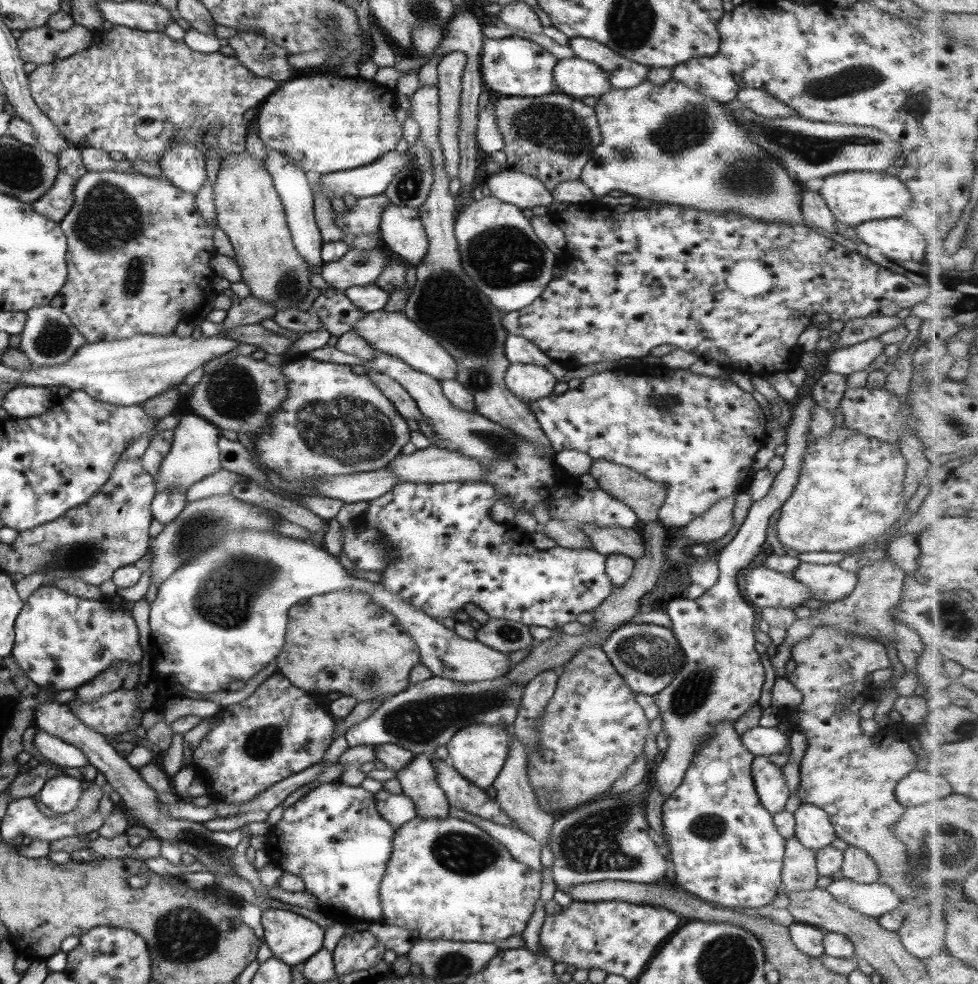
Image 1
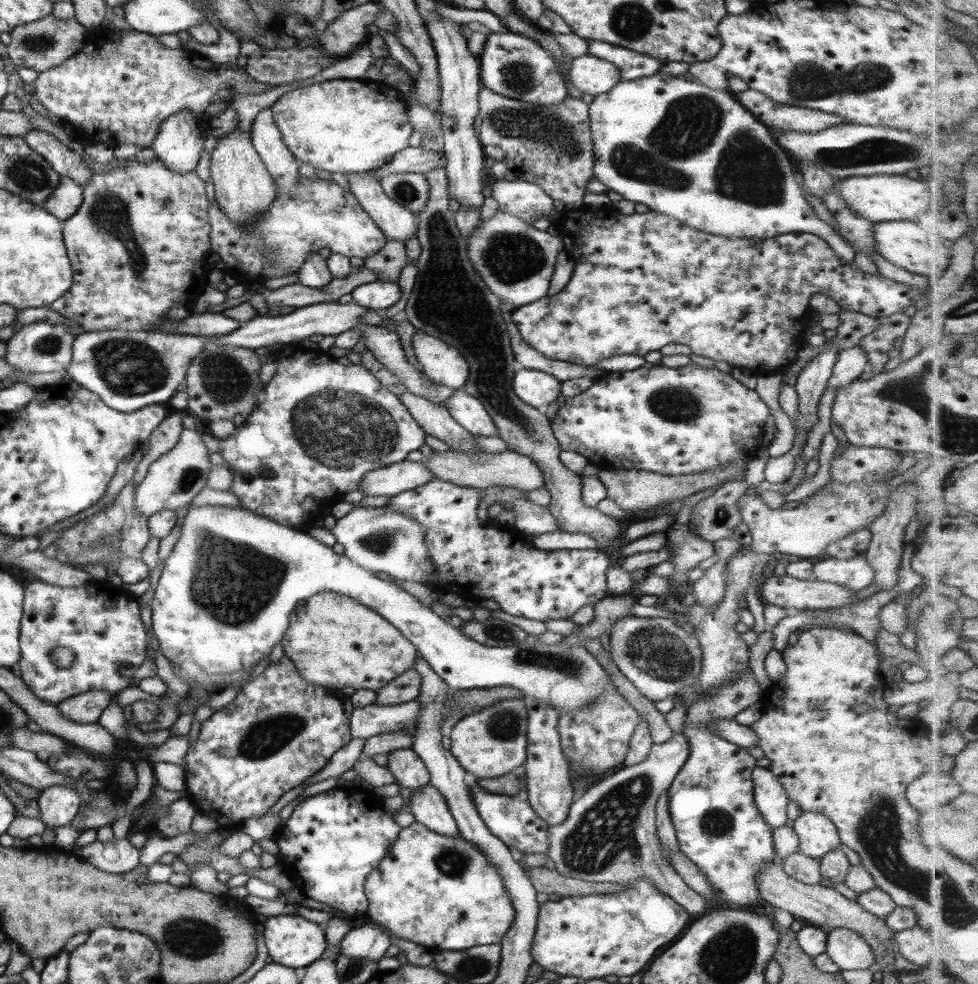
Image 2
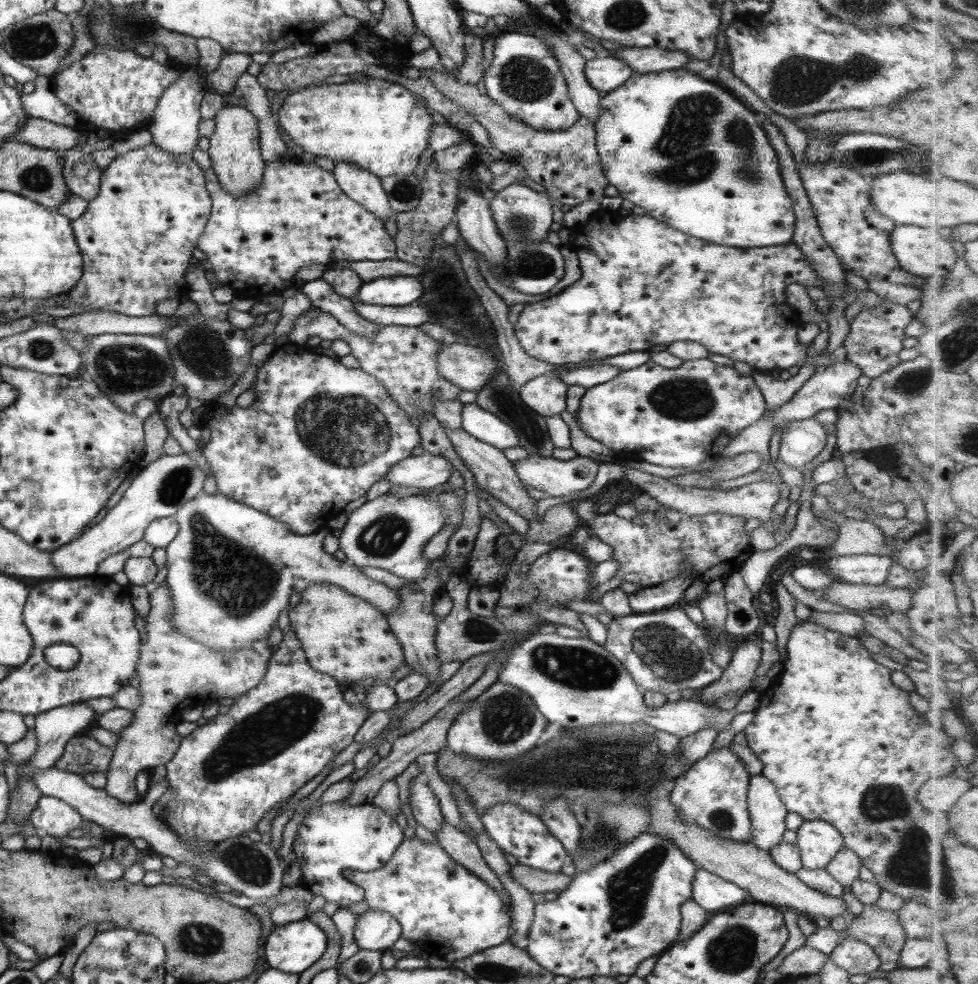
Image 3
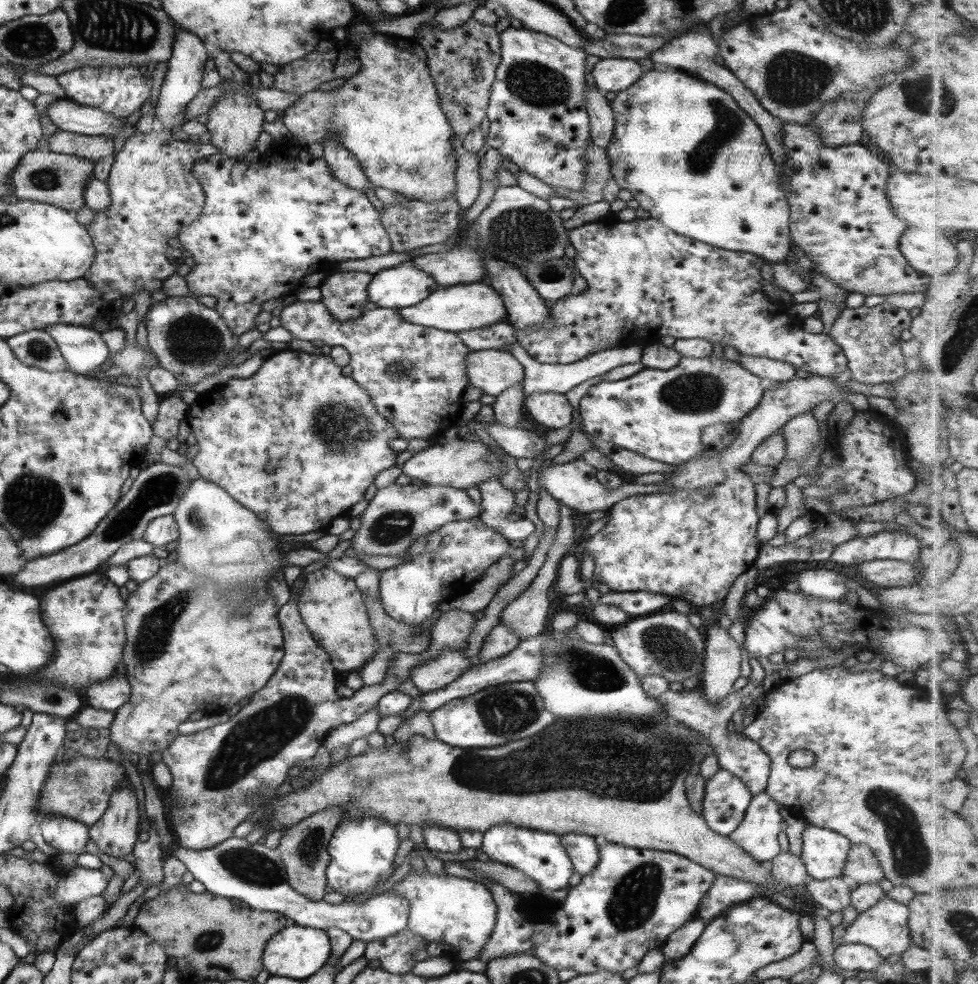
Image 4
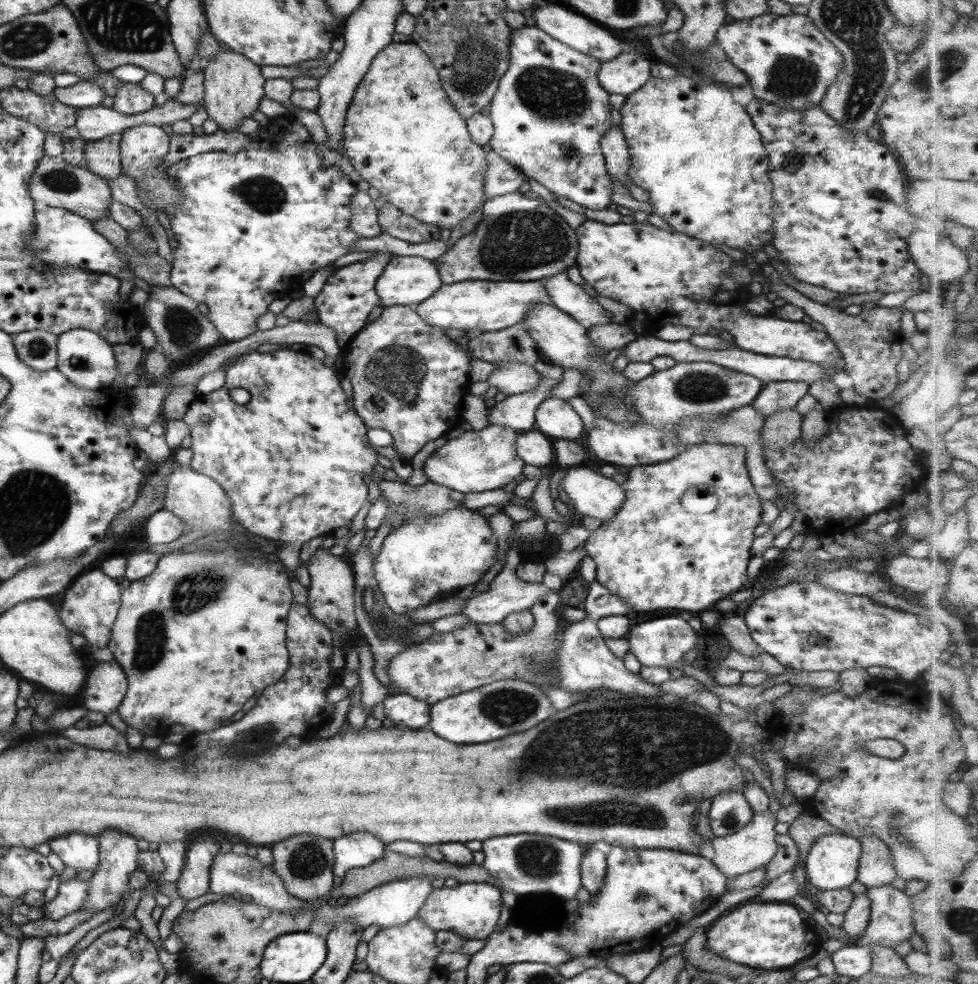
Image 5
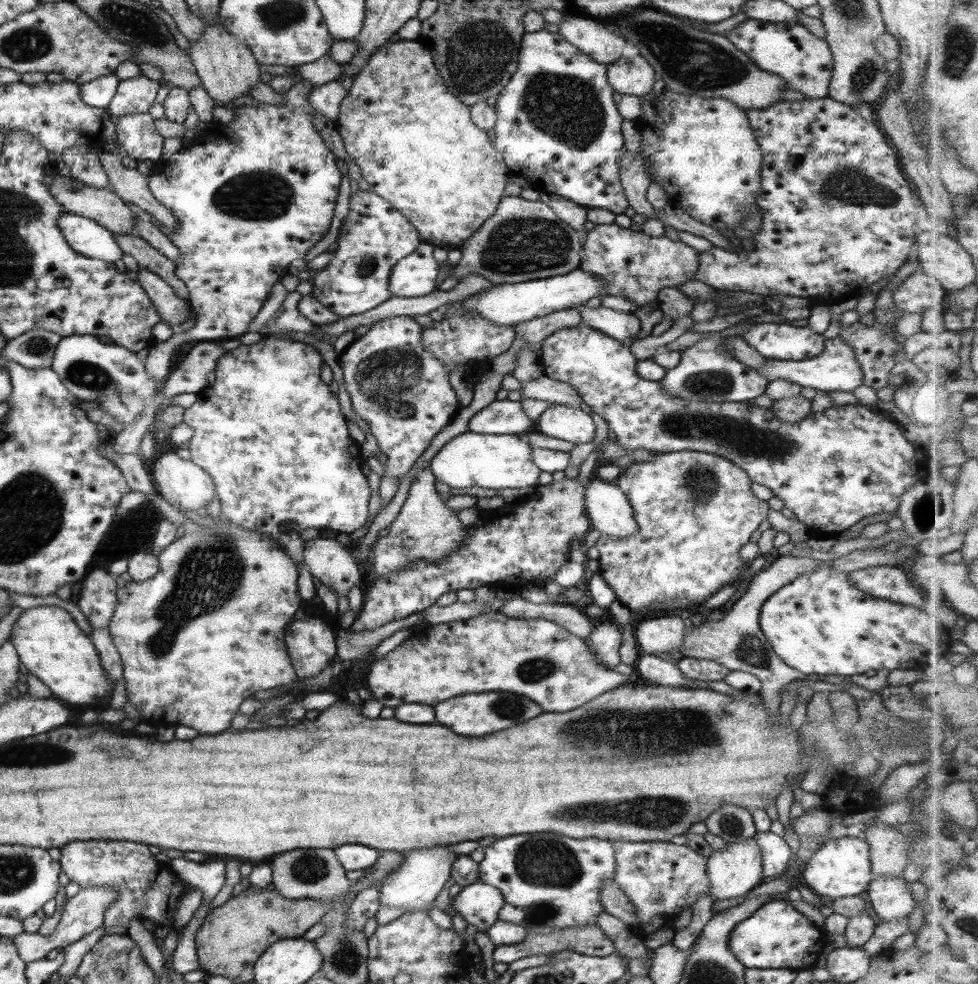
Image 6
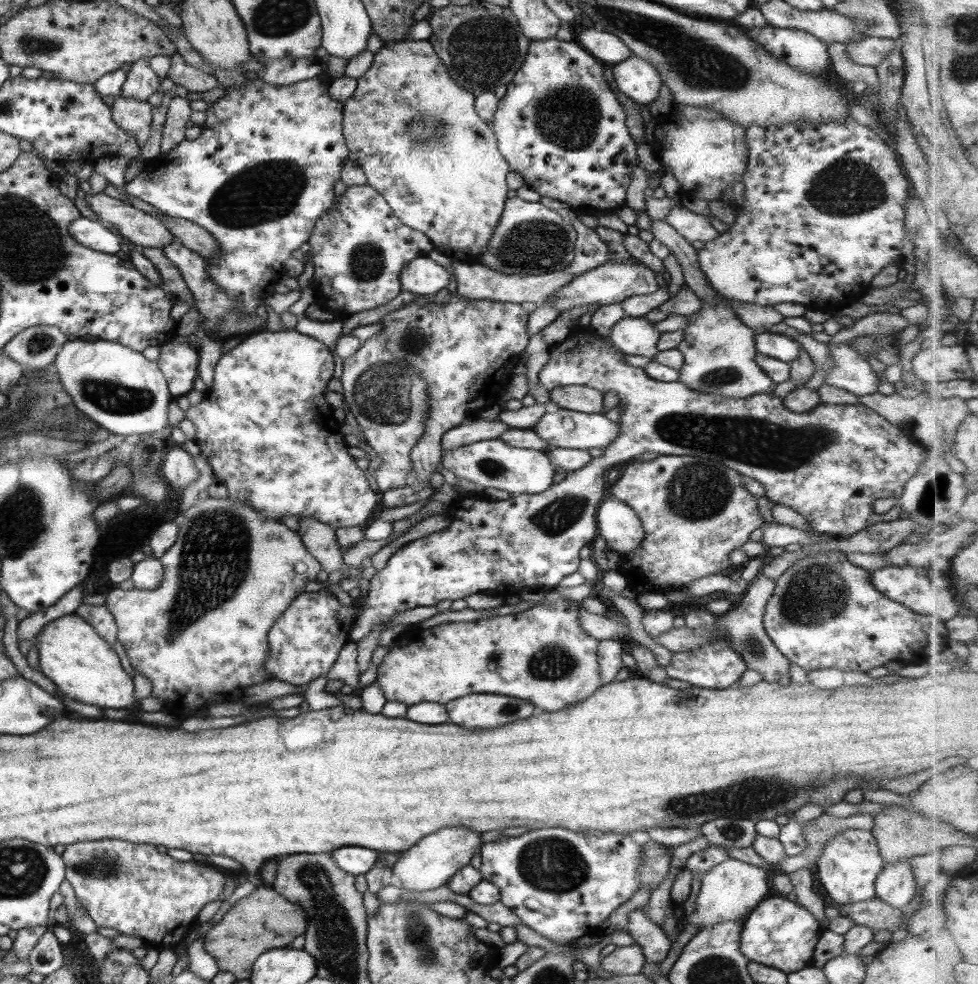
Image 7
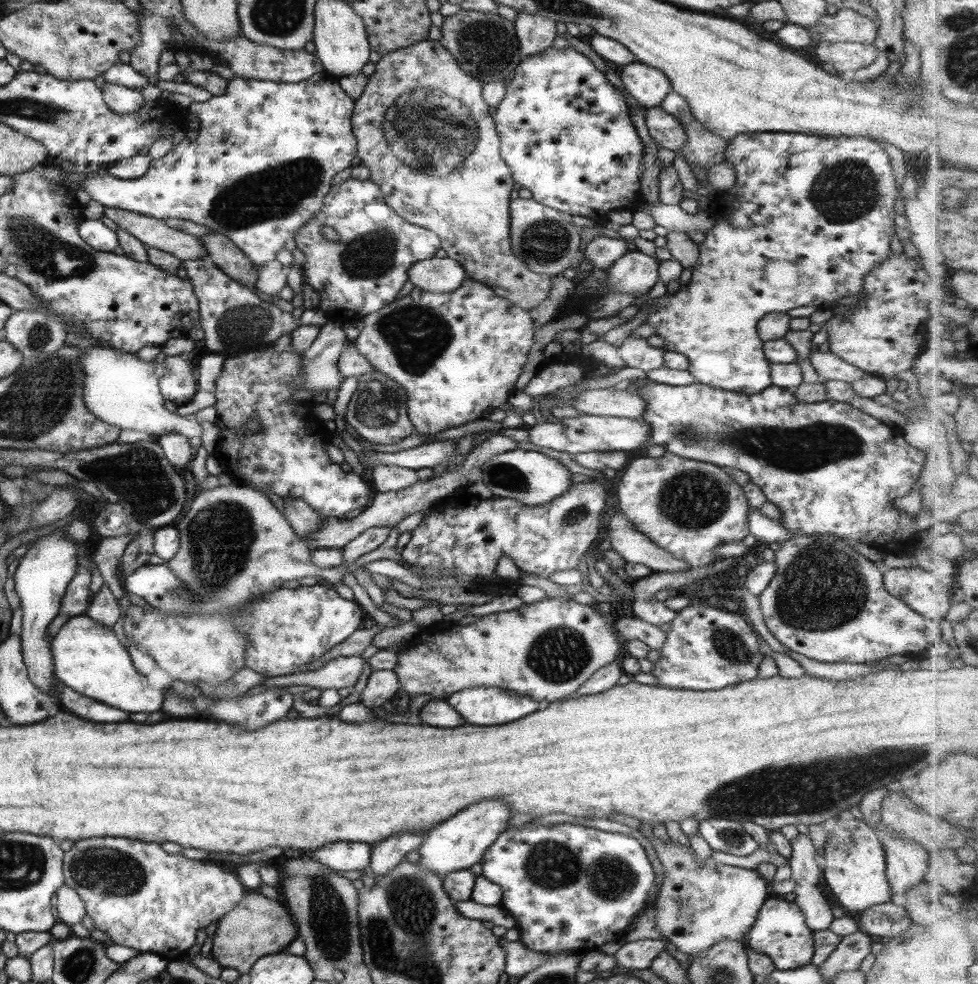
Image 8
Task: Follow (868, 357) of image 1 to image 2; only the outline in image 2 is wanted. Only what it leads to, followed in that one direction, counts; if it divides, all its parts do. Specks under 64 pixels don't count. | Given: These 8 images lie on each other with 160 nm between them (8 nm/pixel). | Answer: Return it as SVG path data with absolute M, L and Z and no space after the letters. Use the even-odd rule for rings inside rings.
M859 346L839 350L832 366L831 377L825 383L825 390L843 388L859 378L867 369L865 352Z

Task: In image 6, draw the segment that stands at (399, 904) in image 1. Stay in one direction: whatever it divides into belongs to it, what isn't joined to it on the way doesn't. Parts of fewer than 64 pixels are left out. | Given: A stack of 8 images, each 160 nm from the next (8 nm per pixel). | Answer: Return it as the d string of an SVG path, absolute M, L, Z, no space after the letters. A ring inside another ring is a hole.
M475 881L462 886L461 890L452 899L445 900L449 901L450 906L454 910L454 914L460 916L467 925L475 926L477 931L480 932L486 932L497 921L497 913L505 903L498 888L481 881Z

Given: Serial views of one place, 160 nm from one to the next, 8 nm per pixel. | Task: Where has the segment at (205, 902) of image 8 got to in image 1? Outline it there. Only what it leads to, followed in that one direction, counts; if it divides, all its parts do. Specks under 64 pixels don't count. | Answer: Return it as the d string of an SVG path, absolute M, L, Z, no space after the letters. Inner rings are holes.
M57 775L43 783L36 798L57 815L69 813L81 798L80 780L69 775Z

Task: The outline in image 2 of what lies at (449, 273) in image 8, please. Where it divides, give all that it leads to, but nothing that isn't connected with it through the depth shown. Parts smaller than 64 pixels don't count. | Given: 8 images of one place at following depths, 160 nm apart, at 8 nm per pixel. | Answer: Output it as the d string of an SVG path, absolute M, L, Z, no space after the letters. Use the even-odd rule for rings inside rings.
M373 281L356 286L350 292L352 302L363 309L380 311L397 302L401 296L400 288L395 282Z

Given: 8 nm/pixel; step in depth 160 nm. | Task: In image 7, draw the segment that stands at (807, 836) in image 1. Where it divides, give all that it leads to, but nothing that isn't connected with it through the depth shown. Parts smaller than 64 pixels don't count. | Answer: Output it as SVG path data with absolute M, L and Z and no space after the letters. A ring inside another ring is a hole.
M848 829L841 831L824 844L820 857L813 867L823 892L835 902L844 905L874 897L874 880L883 869L875 839L869 831Z

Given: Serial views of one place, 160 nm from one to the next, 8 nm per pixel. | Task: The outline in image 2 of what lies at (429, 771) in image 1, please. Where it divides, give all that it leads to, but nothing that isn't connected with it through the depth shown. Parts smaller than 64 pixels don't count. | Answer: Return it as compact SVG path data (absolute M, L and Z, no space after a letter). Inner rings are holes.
M427 783L427 786L413 791L408 810L414 822L427 830L445 838L461 838L445 800L431 784Z

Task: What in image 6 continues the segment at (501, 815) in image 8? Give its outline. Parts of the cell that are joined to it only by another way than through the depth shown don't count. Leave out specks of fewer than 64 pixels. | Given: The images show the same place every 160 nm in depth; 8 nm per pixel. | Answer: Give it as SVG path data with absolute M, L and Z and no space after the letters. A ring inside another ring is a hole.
M440 844L429 849L416 849L403 854L403 863L397 870L385 875L378 886L378 903L380 906L396 906L412 912L419 912L424 906L439 901L443 895L443 883L450 878L451 866L458 854L448 851L447 844Z

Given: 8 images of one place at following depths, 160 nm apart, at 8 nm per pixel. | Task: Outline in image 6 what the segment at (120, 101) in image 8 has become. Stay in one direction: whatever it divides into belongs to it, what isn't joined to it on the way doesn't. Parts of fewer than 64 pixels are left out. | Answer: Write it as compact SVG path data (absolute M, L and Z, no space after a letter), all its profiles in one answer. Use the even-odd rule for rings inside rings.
M148 113L119 116L114 127L116 142L129 158L156 163L161 158L164 138L155 130L154 119Z

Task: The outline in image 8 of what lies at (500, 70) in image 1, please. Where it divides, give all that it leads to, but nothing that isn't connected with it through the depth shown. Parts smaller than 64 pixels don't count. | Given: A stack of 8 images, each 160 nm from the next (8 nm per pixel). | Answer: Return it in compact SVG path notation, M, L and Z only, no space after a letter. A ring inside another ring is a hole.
M549 45L545 50L524 57L515 67L513 77L506 86L505 96L501 99L501 103L492 110L492 113L495 130L500 140L500 157L510 170L512 180L520 184L521 188L527 188L535 202L554 208L560 213L585 216L596 224L605 223L606 216L611 210L636 207L640 198L637 174L642 170L640 160L643 147L637 133L635 133L635 127L629 119L628 106L623 95L607 82L604 73L595 69L591 61L582 53L575 51L573 47L569 46L562 49Z

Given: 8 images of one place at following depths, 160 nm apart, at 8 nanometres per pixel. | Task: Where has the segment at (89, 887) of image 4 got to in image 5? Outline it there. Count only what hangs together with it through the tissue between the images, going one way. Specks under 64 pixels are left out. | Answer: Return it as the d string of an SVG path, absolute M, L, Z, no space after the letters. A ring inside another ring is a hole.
M76 877L61 881L56 895L52 900L42 905L43 916L52 921L58 921L70 912L80 910L88 895L88 880Z

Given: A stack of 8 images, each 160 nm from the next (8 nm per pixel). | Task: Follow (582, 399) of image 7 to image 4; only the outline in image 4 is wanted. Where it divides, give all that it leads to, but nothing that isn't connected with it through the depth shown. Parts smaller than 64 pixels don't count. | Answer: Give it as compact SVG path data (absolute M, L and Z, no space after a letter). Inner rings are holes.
M504 350L469 351L462 364L467 386L479 389L483 395L496 397L524 379L523 368Z

